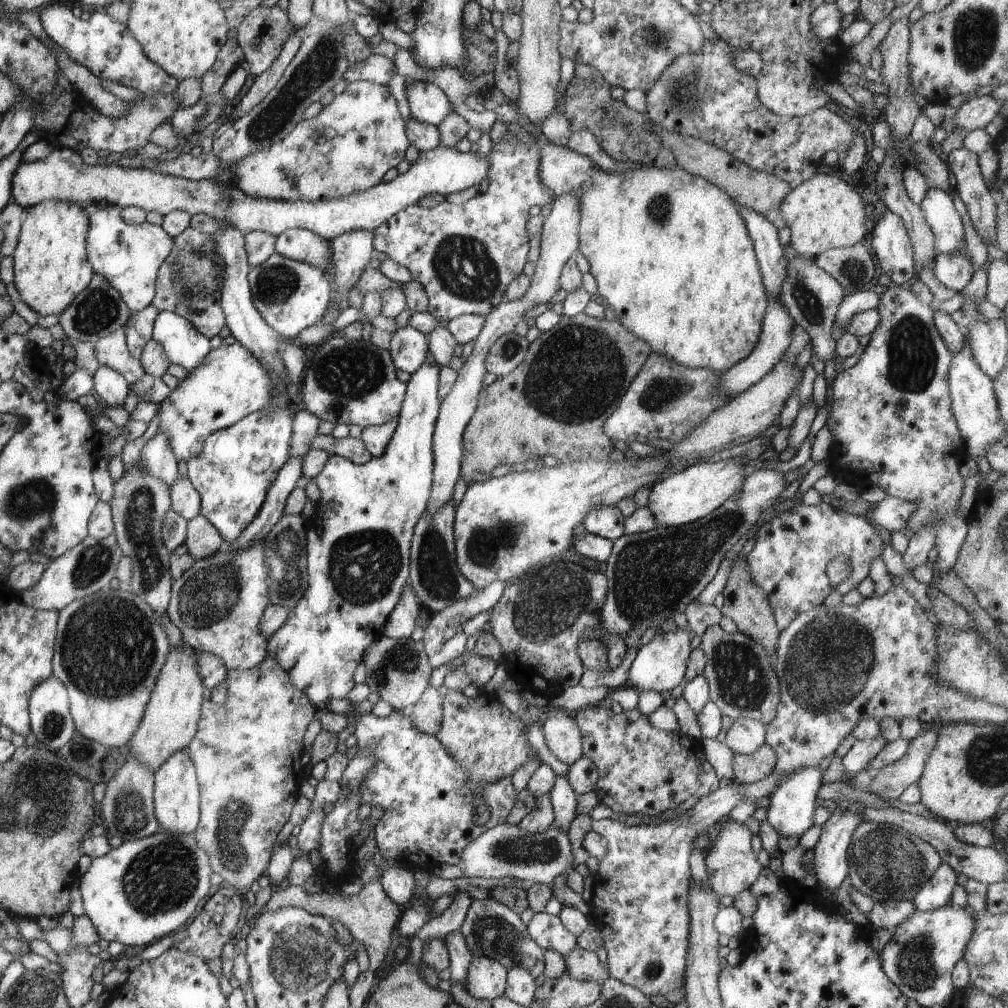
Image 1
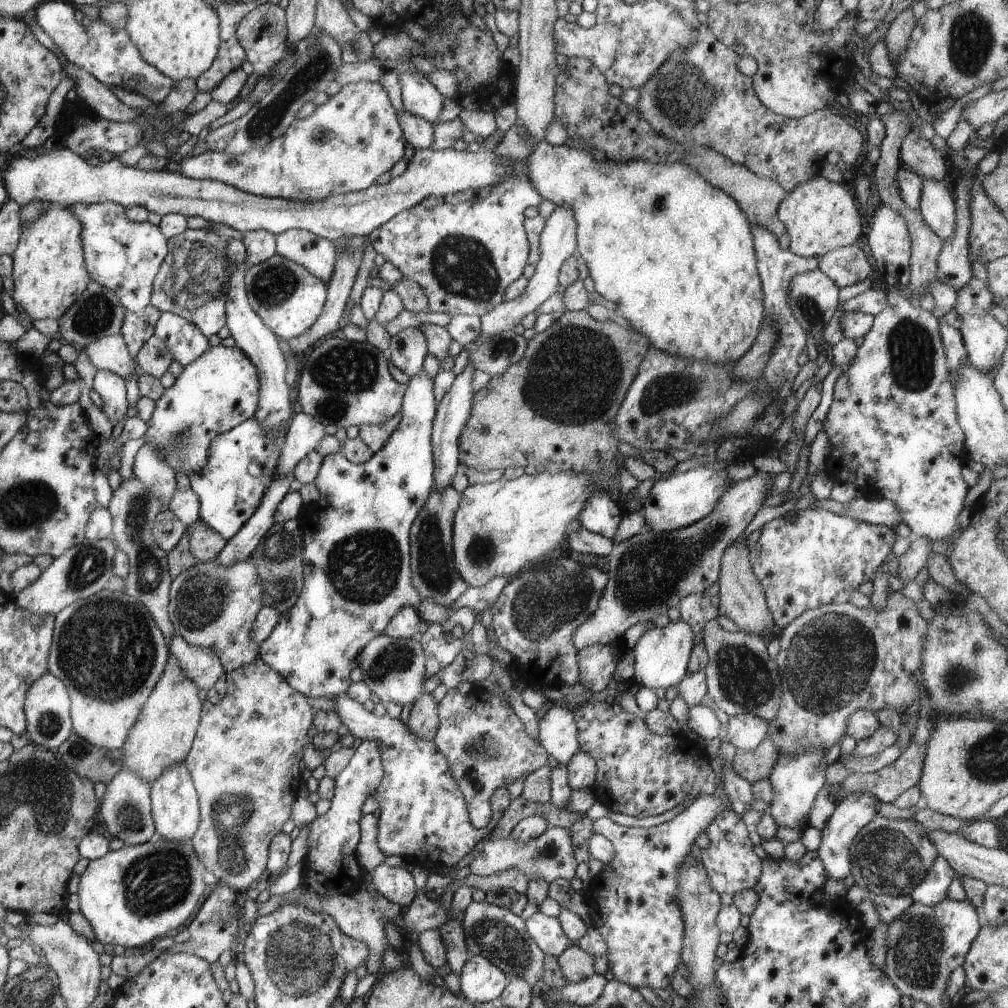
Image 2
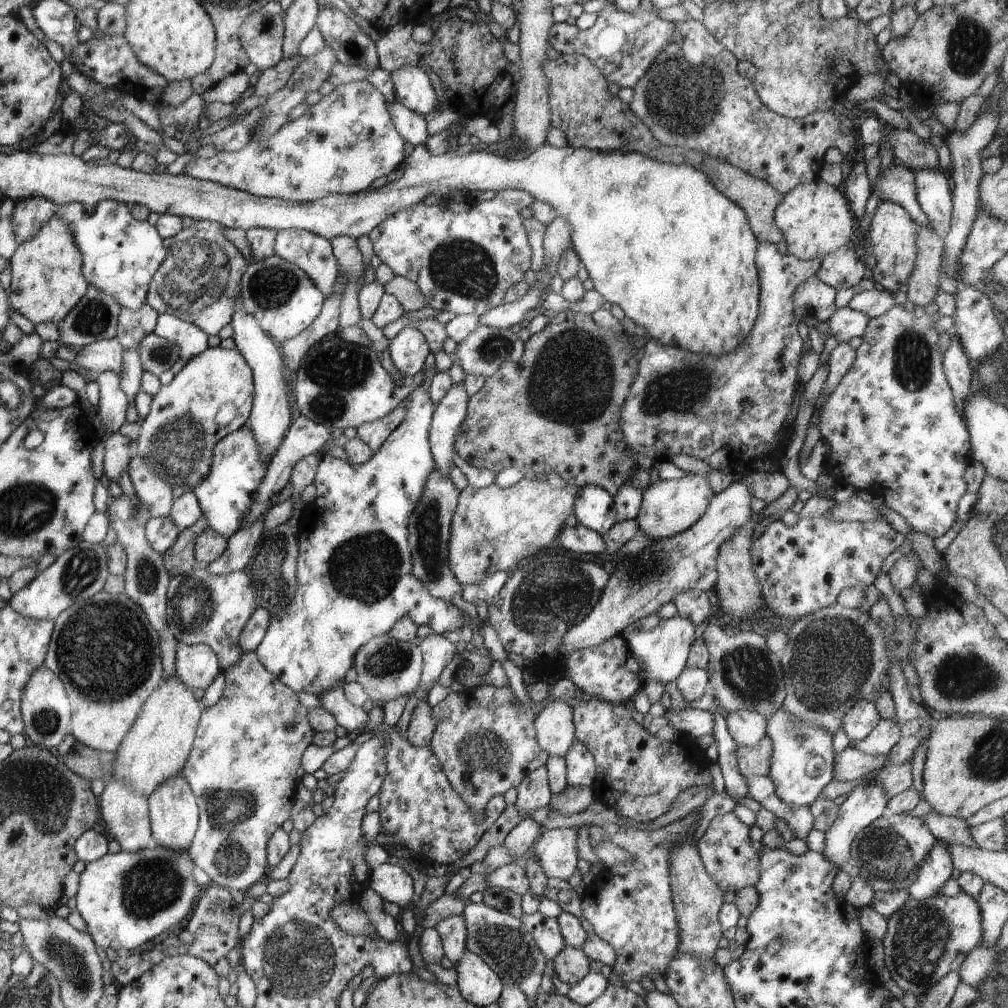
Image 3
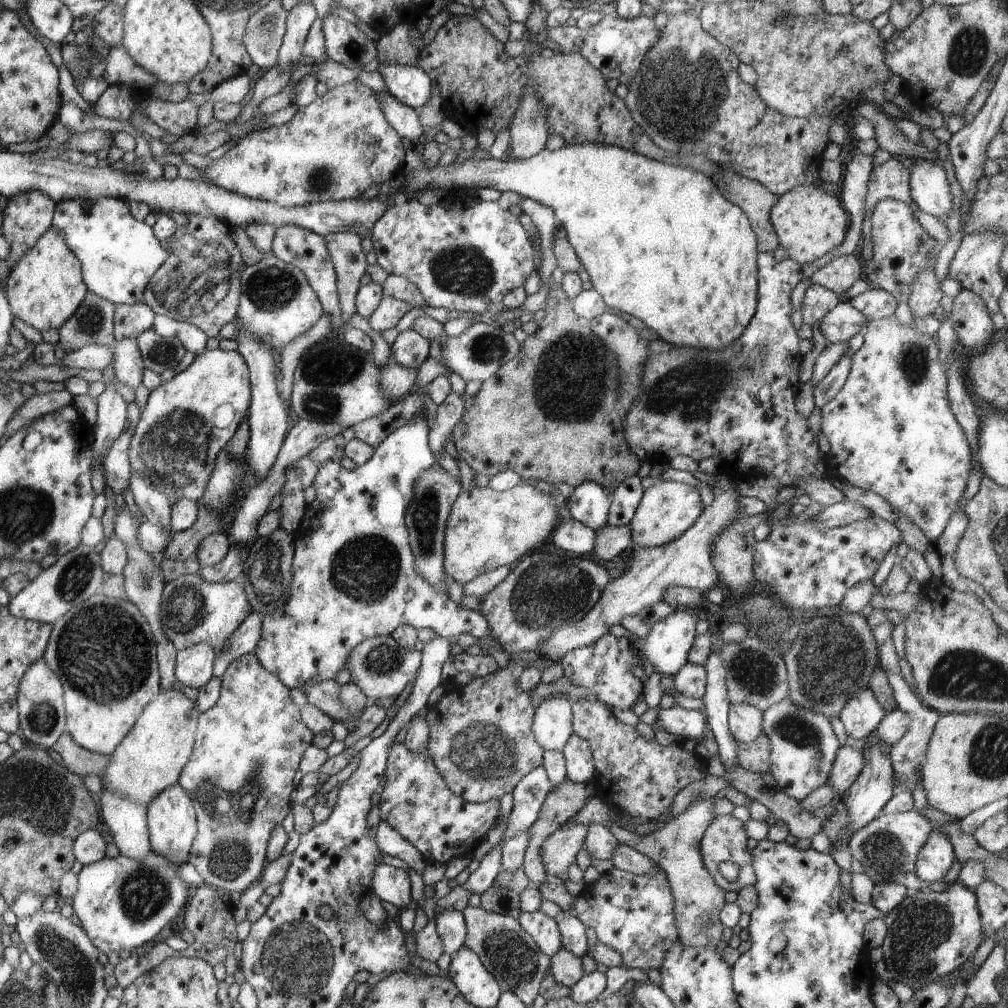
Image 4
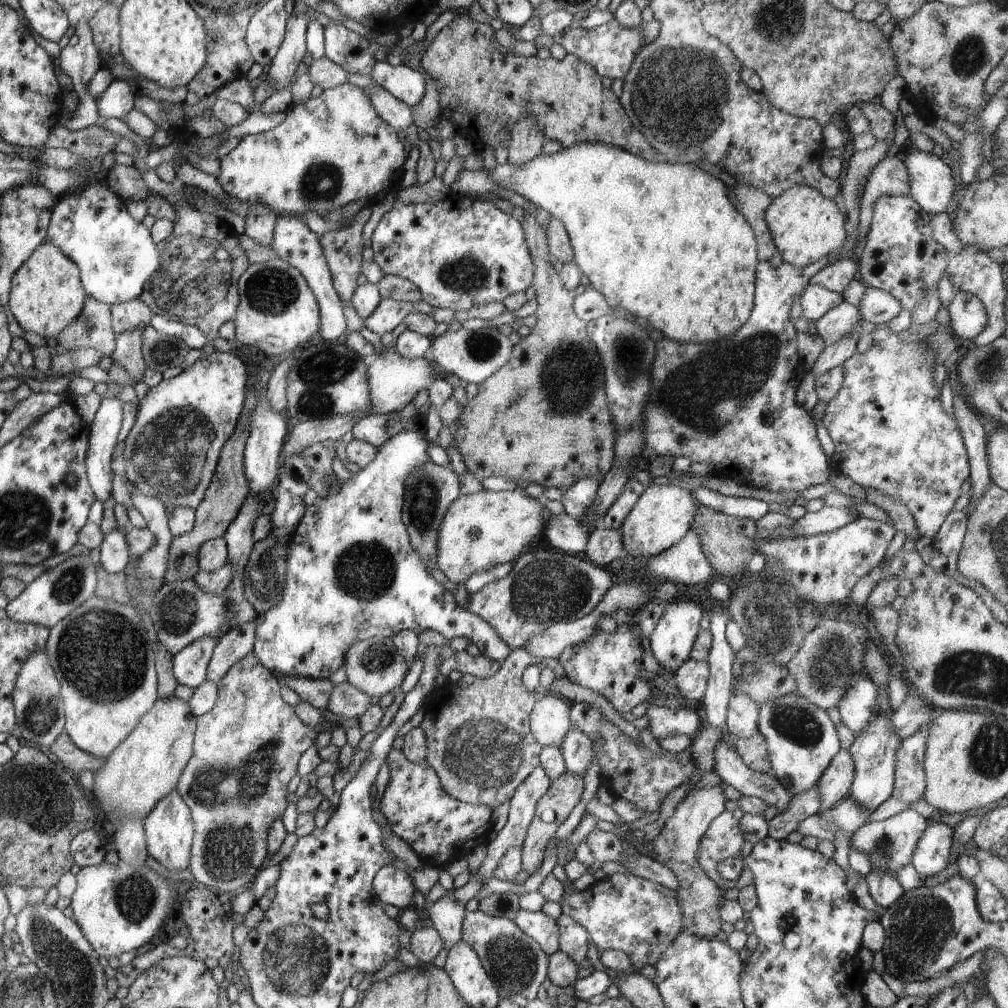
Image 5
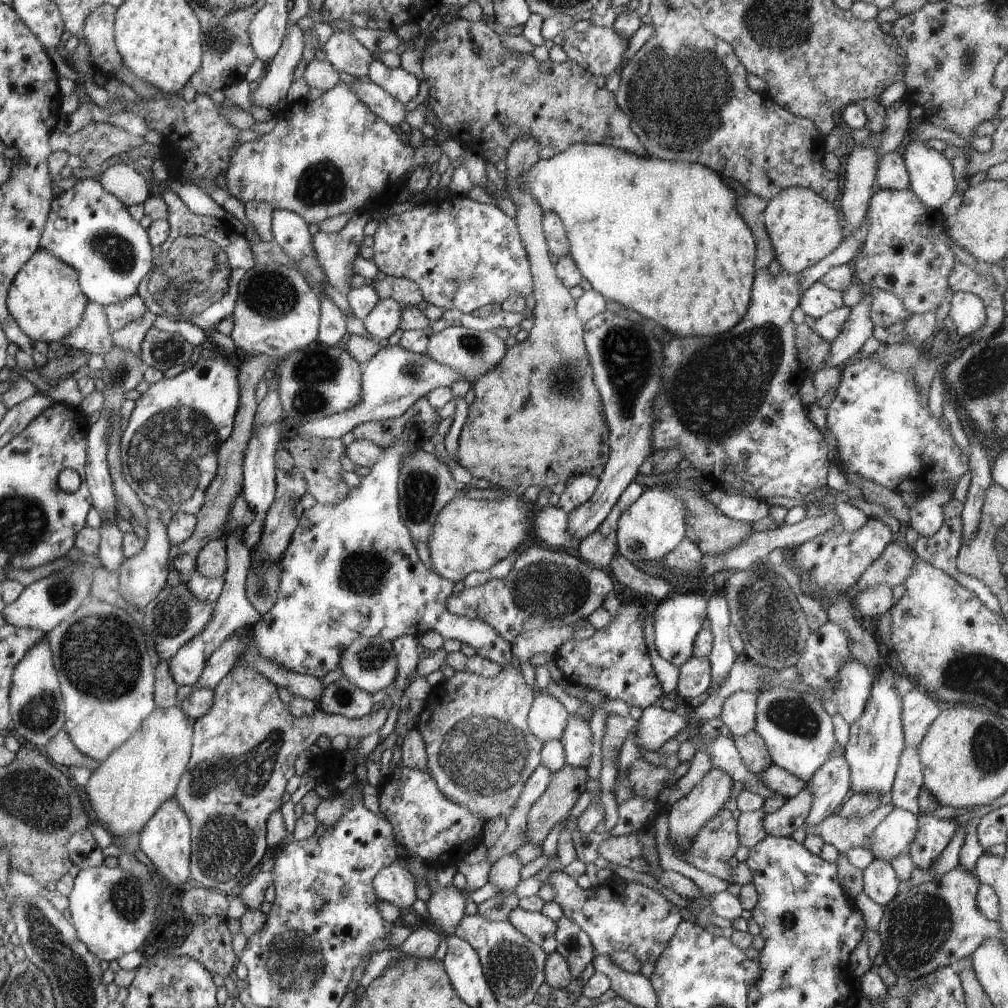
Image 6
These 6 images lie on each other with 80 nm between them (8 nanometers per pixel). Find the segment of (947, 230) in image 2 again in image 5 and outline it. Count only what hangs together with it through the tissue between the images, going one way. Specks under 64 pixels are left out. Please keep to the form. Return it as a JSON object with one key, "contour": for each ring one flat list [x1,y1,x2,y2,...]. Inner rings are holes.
{"contour":[[912,150,904,160,909,174,909,195,932,216,946,210,957,189,950,166,932,152]]}

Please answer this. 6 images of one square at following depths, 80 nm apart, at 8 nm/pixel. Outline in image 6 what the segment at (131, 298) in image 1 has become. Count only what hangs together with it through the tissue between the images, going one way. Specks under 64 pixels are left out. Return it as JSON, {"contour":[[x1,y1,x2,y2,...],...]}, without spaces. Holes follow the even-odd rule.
{"contour":[[92,178,79,180,54,198,39,249,77,269,82,292,90,302,102,306,136,293,153,269,155,253,147,230,131,217,129,207]]}

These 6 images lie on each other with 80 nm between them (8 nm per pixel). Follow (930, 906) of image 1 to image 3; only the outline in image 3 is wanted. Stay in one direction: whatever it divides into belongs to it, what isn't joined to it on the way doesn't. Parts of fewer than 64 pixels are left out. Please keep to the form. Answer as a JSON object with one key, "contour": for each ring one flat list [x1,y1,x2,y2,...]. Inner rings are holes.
{"contour":[[937,841,932,846,926,862,922,864,918,878,908,888,909,897,920,901,938,896,940,888,950,880,953,872,952,858,950,858,946,844]]}

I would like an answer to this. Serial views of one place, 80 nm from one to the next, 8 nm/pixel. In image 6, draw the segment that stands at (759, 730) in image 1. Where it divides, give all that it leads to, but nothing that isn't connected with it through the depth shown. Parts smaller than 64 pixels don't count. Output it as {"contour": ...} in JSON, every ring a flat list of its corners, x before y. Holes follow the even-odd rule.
{"contour":[[736,691,723,702,719,717,732,735,745,735,755,727,757,698,757,693]]}

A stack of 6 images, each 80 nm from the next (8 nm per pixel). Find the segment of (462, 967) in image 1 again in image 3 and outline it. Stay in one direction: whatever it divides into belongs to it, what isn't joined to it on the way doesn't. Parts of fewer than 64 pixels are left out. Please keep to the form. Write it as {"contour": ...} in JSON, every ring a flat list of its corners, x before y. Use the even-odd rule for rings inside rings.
{"contour":[[452,915,441,920,436,926,439,932,446,958,453,964,467,951,465,940,467,926,463,915]]}

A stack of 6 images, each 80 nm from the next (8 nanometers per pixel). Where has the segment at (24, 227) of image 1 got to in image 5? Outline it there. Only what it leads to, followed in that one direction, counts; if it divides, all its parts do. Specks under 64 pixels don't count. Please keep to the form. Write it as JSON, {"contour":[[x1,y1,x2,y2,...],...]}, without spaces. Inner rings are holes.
{"contour":[[43,242,13,276,9,309,24,331,55,338,71,325,84,308,86,294,80,269,52,242]]}

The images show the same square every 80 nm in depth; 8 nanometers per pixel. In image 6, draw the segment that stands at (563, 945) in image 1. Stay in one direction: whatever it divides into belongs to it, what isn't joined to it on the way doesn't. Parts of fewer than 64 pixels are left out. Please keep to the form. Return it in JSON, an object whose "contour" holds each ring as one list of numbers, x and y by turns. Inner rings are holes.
{"contour":[[518,906,510,912,507,921,547,955,556,950,557,921,548,918,544,913,527,911]]}

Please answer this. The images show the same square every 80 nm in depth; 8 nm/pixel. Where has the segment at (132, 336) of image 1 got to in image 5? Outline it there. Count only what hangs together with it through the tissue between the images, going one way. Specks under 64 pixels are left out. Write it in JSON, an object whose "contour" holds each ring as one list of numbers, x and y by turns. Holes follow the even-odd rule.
{"contour":[[139,298,111,305,110,312,112,330,116,336,136,327,146,328,153,317,150,307]]}

